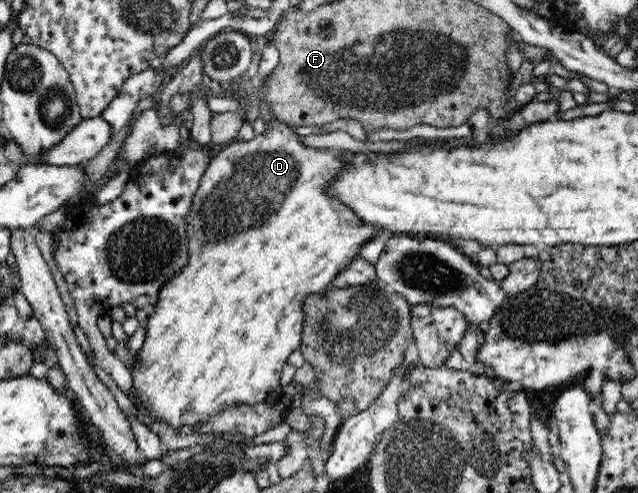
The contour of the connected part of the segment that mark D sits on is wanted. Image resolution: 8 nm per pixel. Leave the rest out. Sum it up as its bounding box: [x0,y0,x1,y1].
[130,100,382,433]

